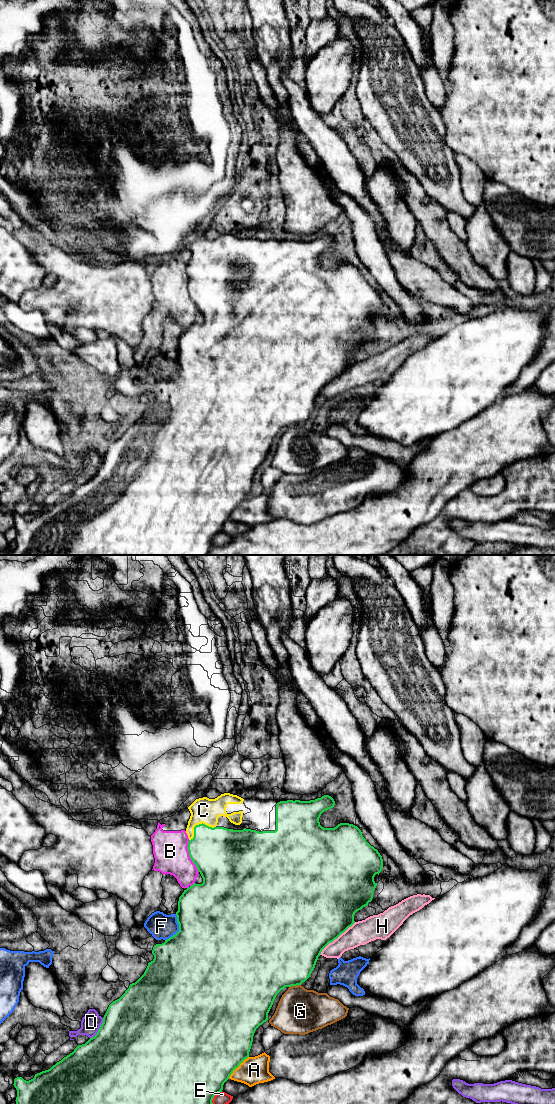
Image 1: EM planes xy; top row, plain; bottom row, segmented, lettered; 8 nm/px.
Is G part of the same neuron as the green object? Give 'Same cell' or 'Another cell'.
Another cell

